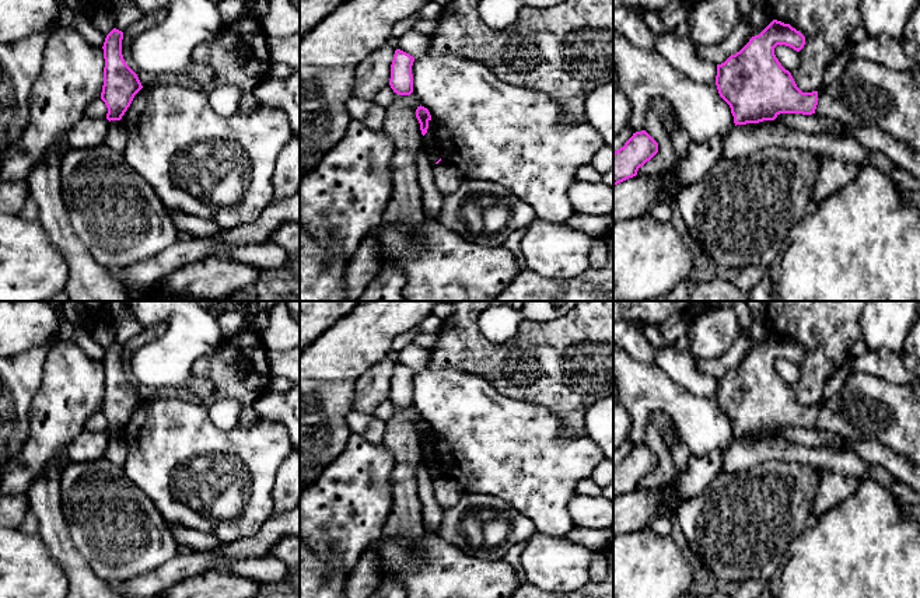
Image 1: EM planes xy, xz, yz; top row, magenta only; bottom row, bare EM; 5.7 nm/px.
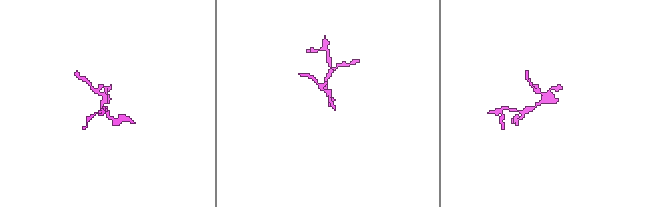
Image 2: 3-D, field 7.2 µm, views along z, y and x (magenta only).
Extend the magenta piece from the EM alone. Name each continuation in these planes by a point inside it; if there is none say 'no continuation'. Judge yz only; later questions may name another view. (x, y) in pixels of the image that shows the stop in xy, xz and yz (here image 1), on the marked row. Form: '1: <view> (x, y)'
1: yz (867, 94)

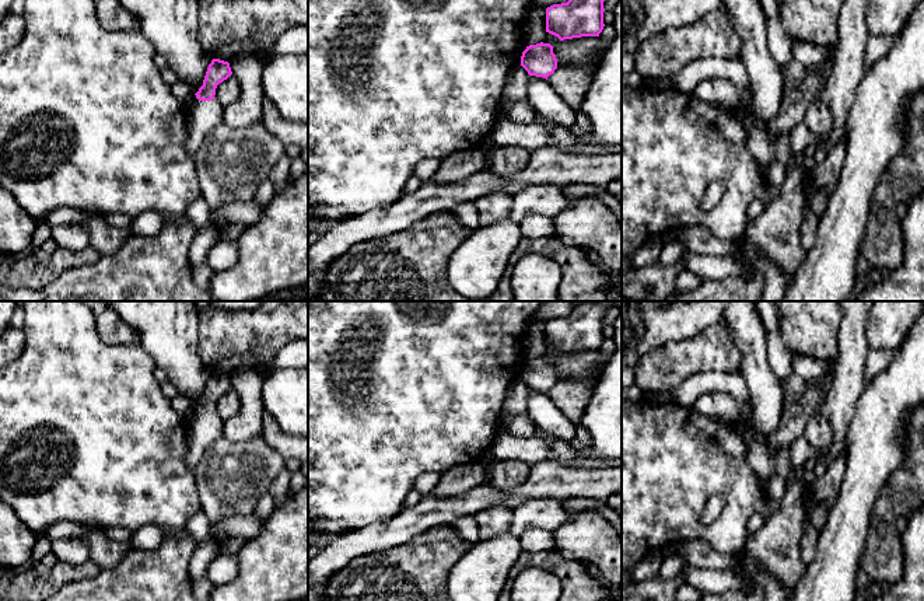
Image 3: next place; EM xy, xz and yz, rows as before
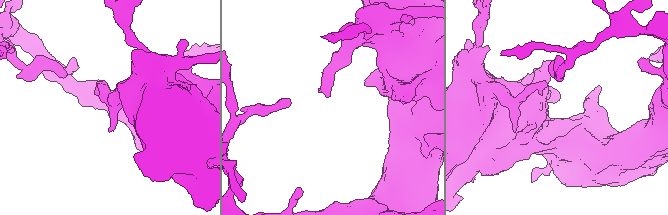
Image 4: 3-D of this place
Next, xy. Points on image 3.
1: xy (202, 116)

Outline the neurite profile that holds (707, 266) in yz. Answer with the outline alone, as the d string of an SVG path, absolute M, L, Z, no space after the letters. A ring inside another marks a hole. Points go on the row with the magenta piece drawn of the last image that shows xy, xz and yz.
M685 249L680 259L686 269L703 280L722 280L727 277L746 276L749 263L742 256L700 255Z

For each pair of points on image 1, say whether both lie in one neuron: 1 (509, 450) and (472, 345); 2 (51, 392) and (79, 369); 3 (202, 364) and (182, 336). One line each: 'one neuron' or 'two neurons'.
1: two neurons
2: one neuron
3: two neurons

